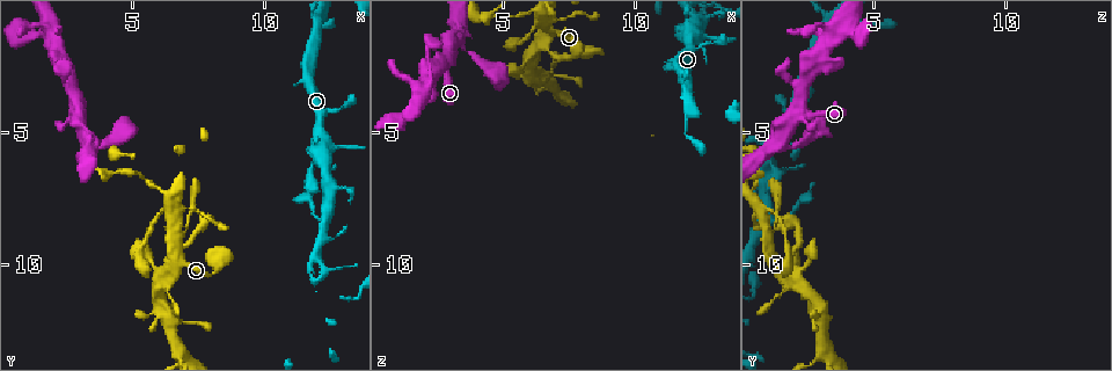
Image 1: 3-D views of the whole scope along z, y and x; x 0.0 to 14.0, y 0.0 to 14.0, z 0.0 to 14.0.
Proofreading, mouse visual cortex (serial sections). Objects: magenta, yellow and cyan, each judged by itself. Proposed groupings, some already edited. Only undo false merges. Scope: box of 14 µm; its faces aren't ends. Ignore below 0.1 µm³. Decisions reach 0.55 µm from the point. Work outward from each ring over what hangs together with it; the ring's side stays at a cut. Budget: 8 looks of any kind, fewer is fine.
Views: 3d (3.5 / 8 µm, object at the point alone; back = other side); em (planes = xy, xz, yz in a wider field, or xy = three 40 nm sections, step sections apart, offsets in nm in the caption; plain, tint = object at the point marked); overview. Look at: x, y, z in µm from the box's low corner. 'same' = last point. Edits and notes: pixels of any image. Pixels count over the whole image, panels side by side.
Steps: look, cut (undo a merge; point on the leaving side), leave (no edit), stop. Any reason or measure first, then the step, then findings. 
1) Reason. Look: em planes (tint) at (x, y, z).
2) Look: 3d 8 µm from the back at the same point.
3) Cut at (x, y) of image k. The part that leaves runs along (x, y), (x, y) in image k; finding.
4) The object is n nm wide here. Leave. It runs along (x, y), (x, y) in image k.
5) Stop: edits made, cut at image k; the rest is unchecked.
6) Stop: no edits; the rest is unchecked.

Thin neck. Look: 3d 3.5 µm at (2.8, 4.3, 2.5).

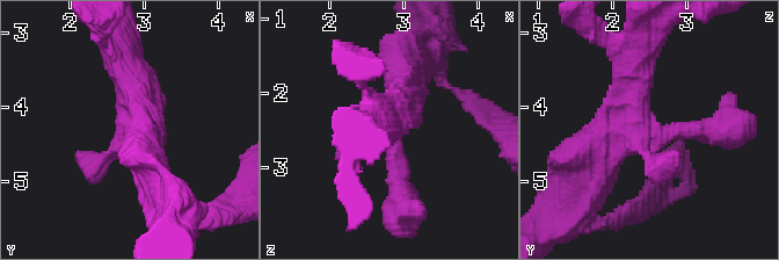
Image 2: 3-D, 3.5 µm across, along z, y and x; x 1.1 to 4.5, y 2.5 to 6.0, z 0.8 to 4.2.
Now the EM. Look: em planes (tint) at the same point.

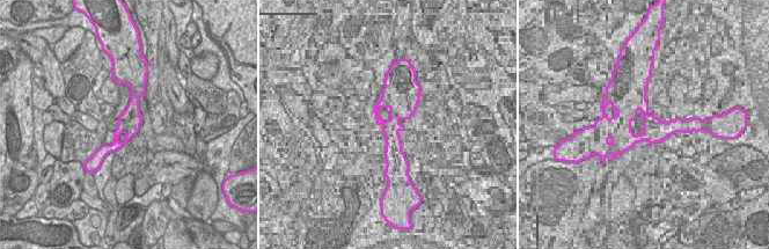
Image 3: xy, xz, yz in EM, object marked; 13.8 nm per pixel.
Leave. It runs along (723, 129), (655, 132), (631, 105), (636, 58) in image 2; continuous, no second cell.

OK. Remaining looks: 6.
Abrupt turn. Look: 3d 8 µm at (2.4, 2.7, 1.6).

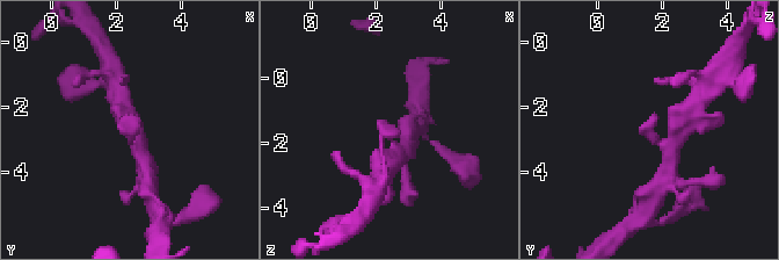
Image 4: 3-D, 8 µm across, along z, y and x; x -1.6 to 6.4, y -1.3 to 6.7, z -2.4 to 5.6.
Look: 3d 3.5 µm at (2.5, 2.8, 1.6).

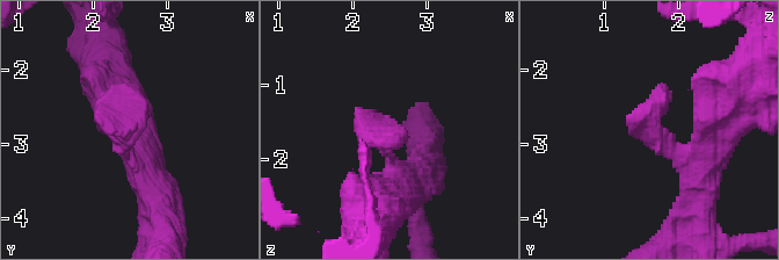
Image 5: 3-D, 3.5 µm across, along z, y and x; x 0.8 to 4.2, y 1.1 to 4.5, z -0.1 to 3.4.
Look: em xy step 5 (tint) at (2.40, 2.85, 1.60).

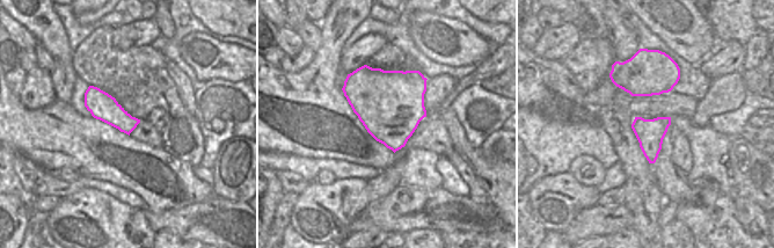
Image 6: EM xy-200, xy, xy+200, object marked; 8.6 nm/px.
Leave. It runs along (704, 173), (647, 127), (665, 84) in image 5; one cell here.

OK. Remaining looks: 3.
A fork. Look: 3d 3.5 µm at (12.0, 5.0, 1.6).

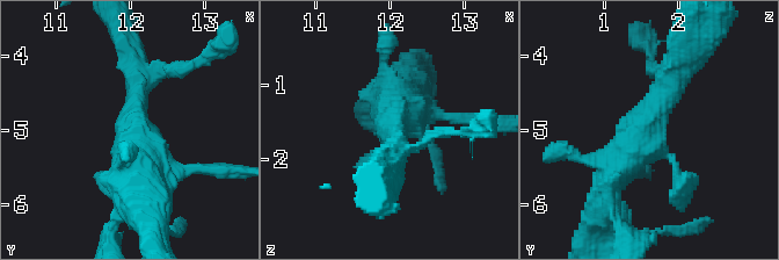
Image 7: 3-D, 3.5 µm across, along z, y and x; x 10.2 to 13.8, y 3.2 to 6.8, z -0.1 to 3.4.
Look: em xy step 3 (tint) at (12.05, 5.00, 1.50).

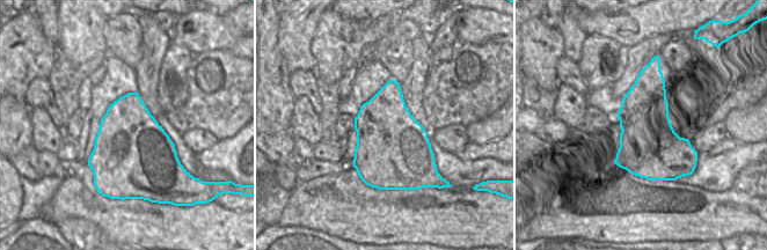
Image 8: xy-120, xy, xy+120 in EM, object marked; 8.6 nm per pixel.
Look: em xy step 2 (tint) at the same point.

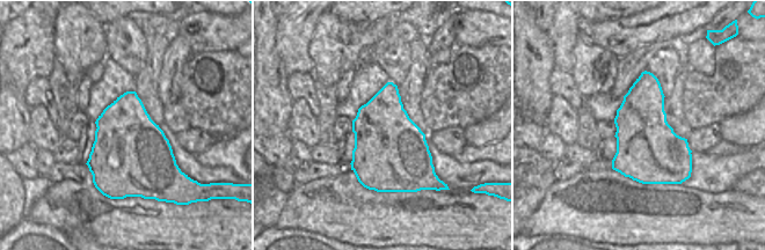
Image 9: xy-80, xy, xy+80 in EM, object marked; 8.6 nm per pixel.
Leave. It runs along (668, 81), (609, 177), (603, 216) in image 7; one cell here.

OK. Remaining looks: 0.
Stop: no edits; the rest is unchecked.

